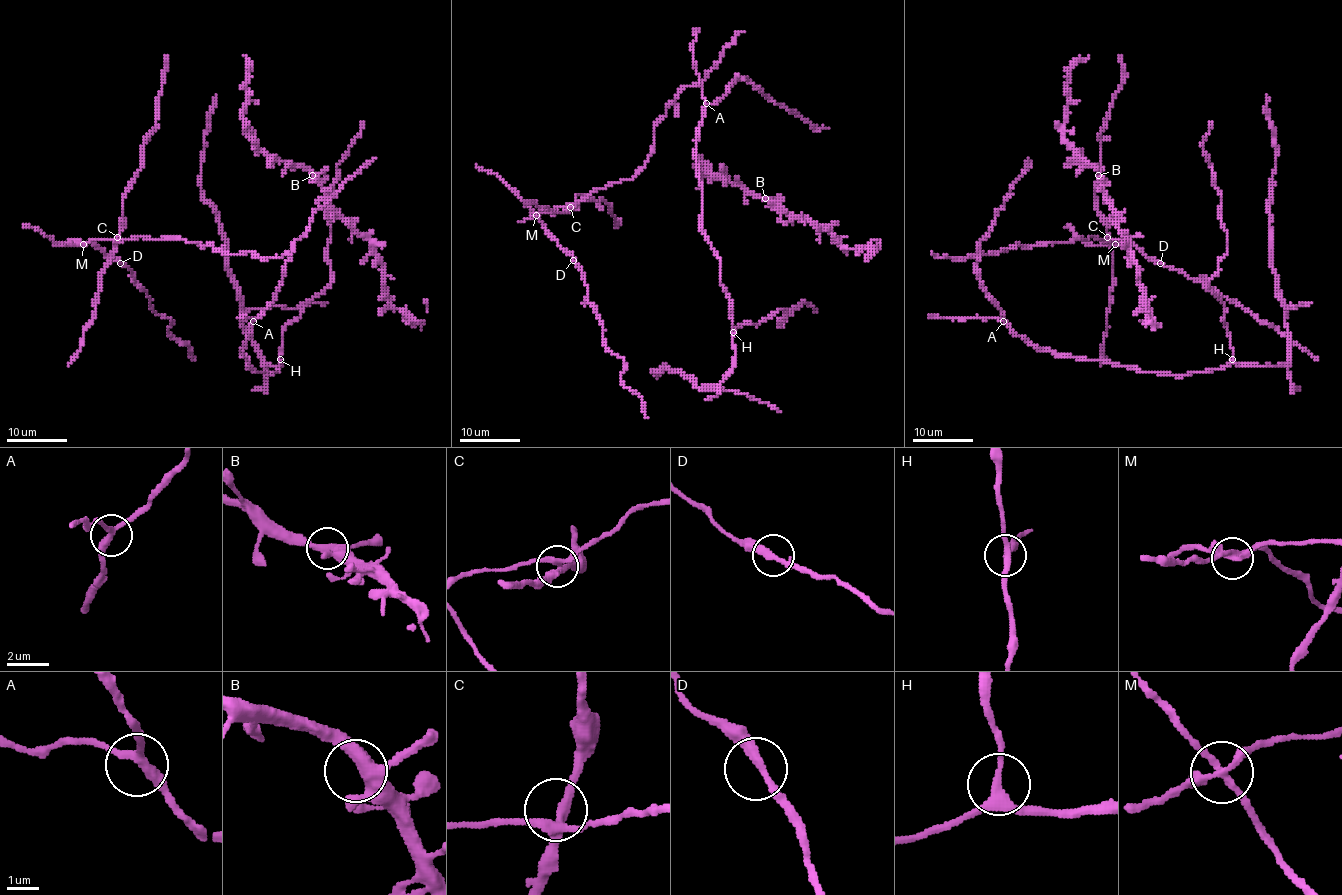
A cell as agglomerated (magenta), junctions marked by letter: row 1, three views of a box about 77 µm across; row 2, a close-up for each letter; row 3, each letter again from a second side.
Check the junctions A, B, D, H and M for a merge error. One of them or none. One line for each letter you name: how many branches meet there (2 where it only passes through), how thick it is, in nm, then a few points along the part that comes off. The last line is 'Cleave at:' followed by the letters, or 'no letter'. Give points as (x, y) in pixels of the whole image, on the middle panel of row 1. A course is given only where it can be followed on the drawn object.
M: 4 branches meet; 280 nm thick; foreign part runs (536, 215), (575, 206), (594, 191), (629, 180), (644, 165), (655, 124), (677, 94), (700, 82), (744, 32)
Cleave at: M

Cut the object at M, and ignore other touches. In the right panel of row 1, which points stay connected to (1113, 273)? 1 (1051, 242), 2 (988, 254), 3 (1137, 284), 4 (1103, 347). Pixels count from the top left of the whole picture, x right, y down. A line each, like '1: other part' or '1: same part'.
1: same part
2: same part
3: other part
4: same part

